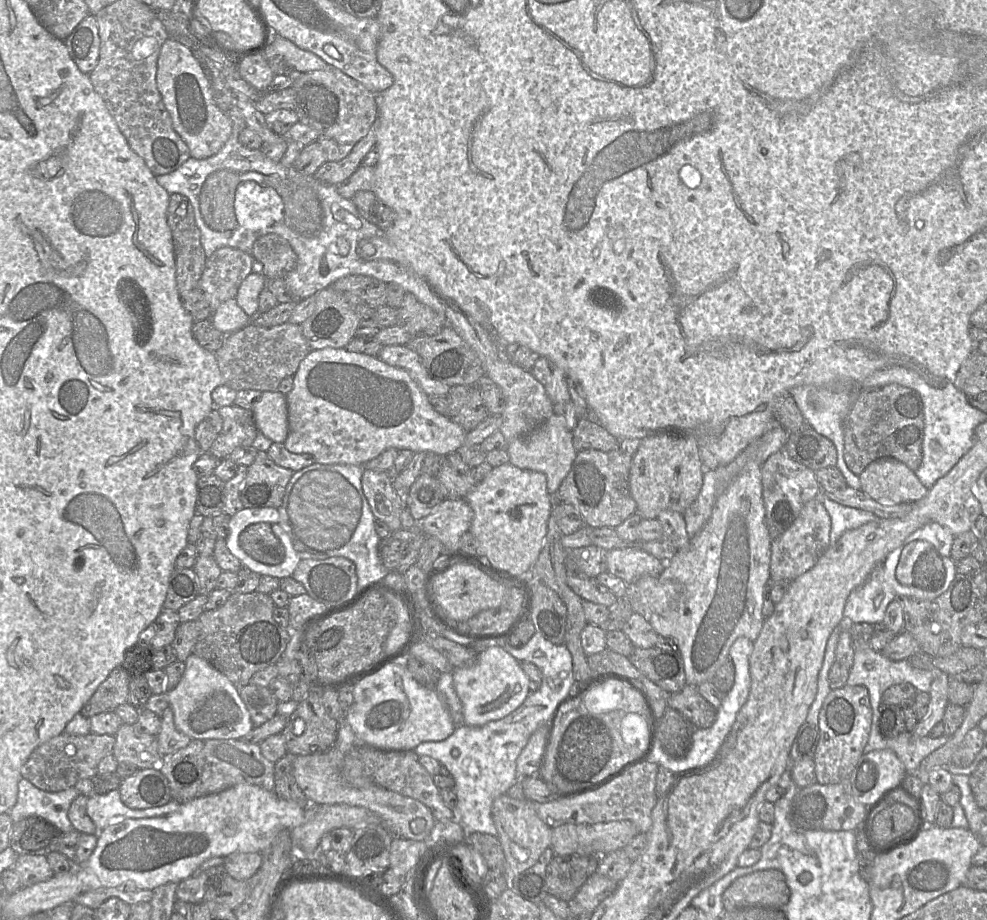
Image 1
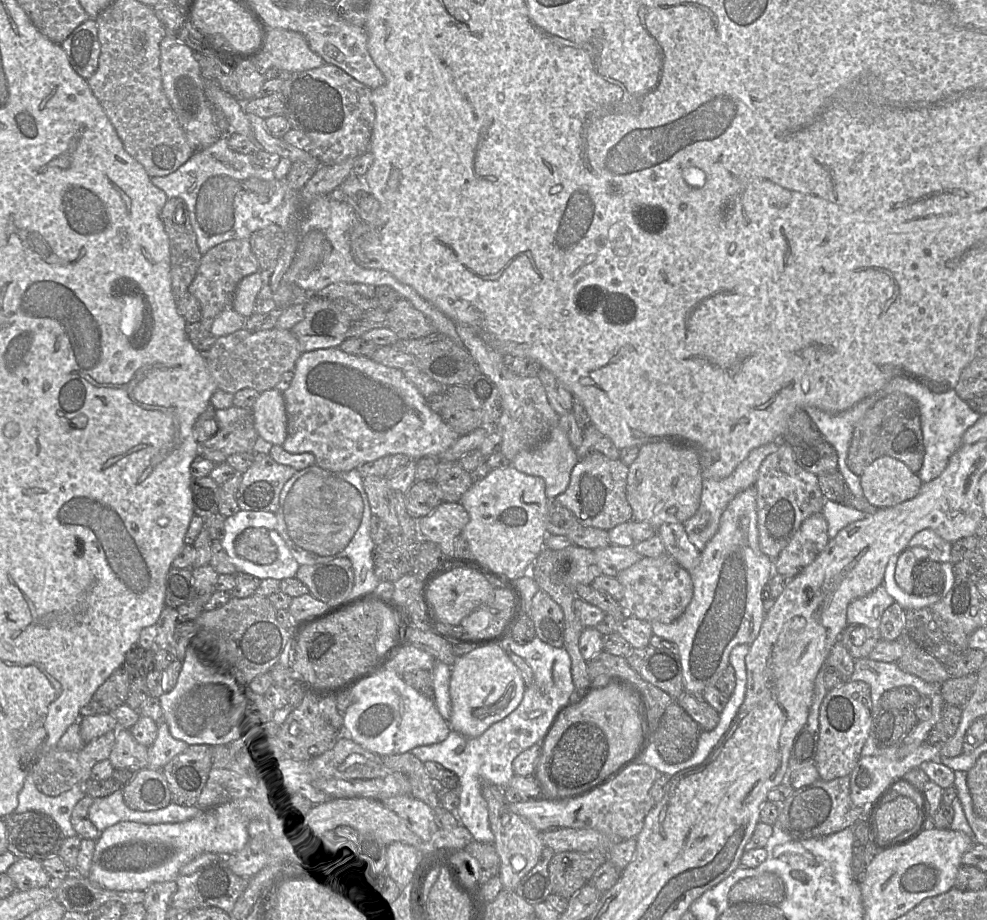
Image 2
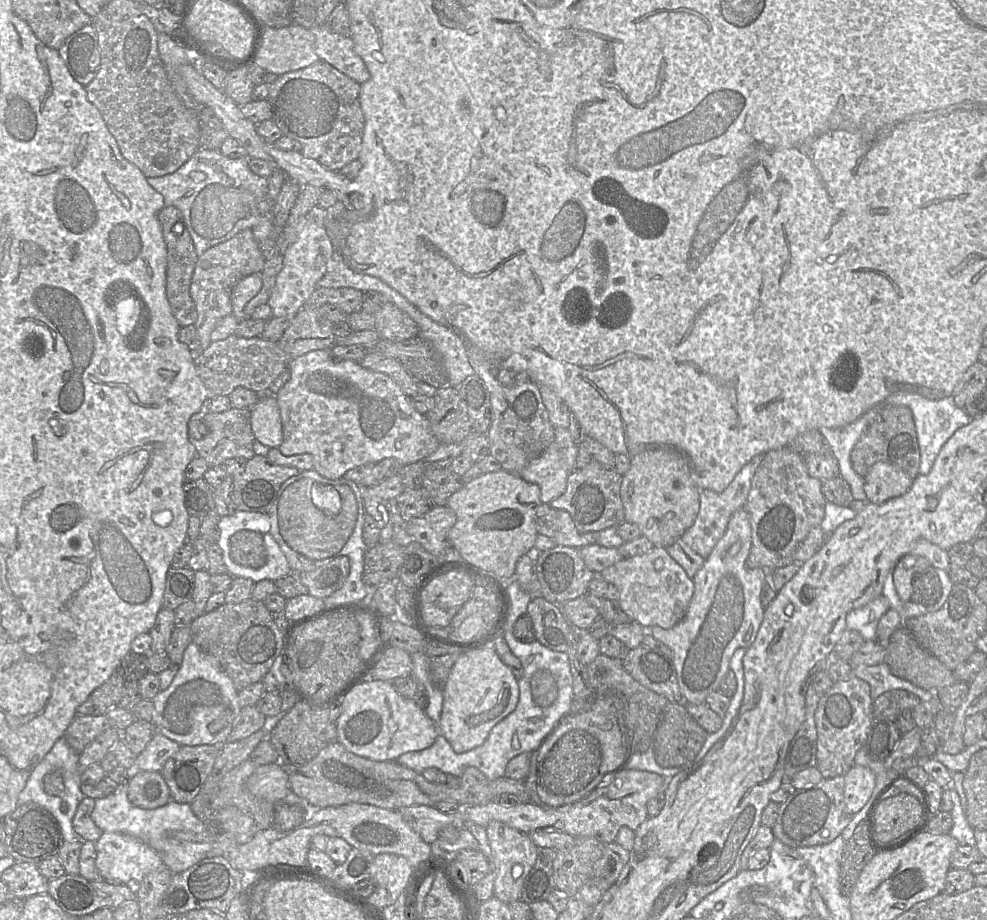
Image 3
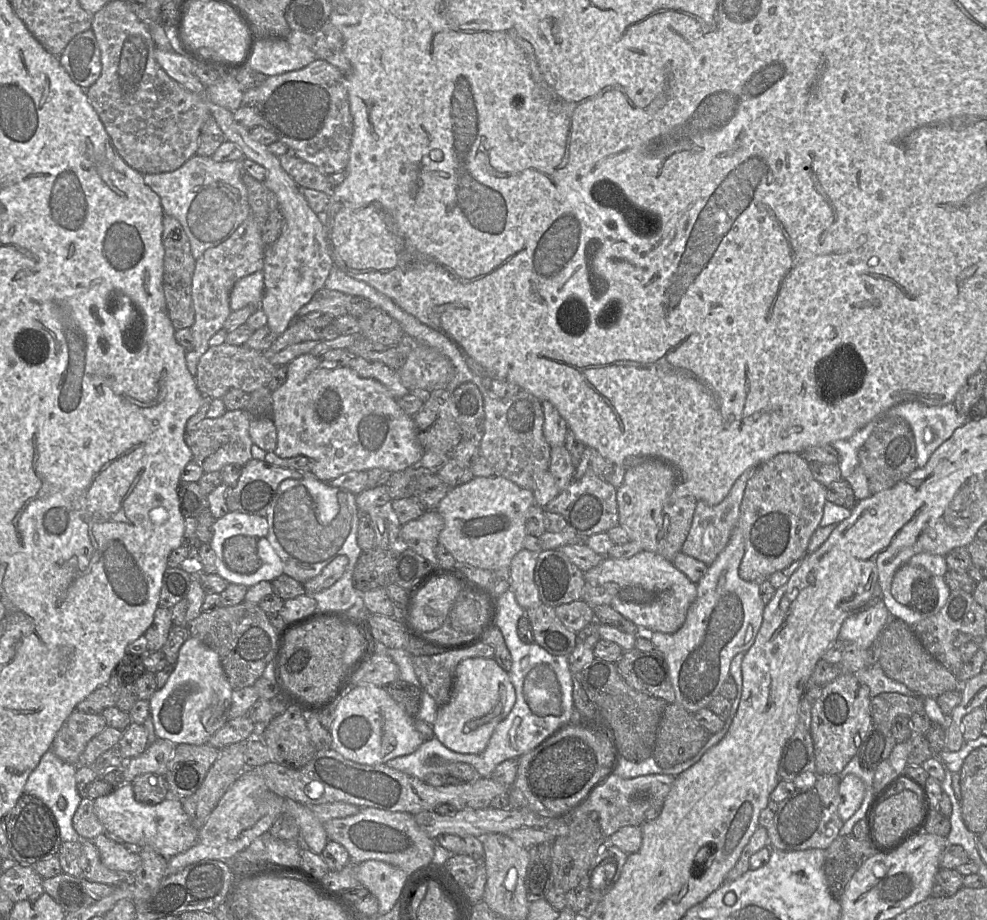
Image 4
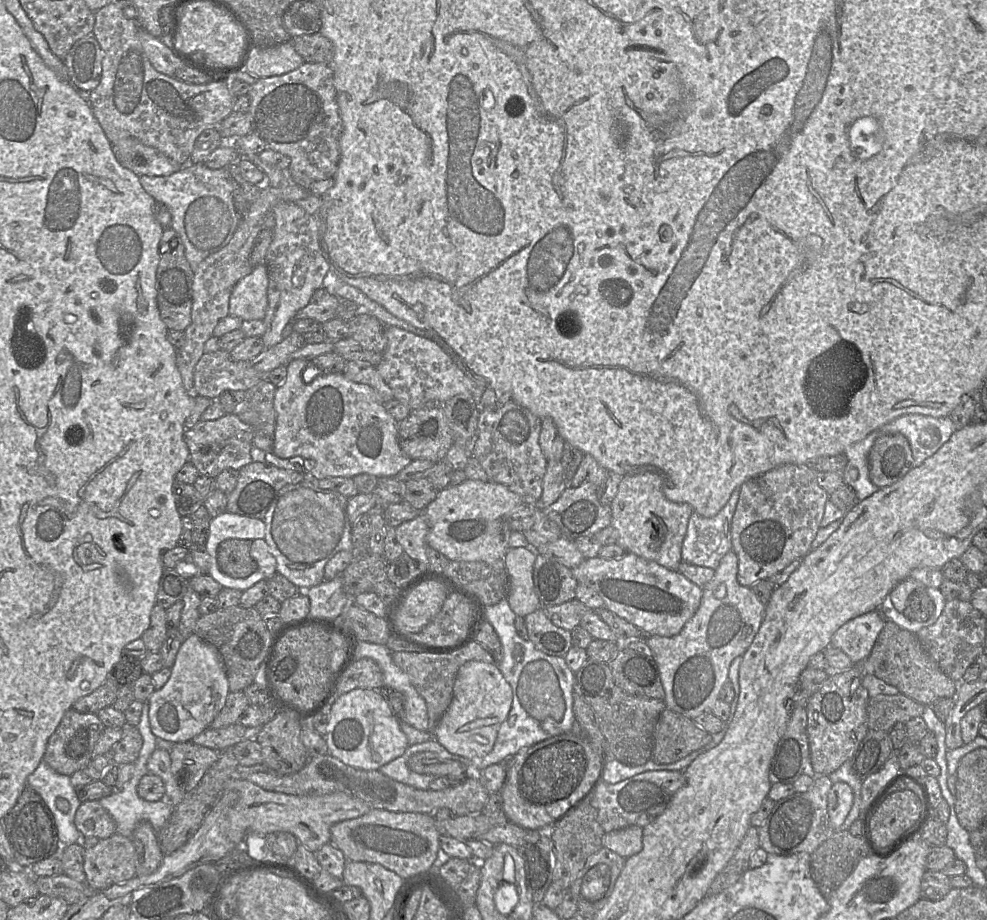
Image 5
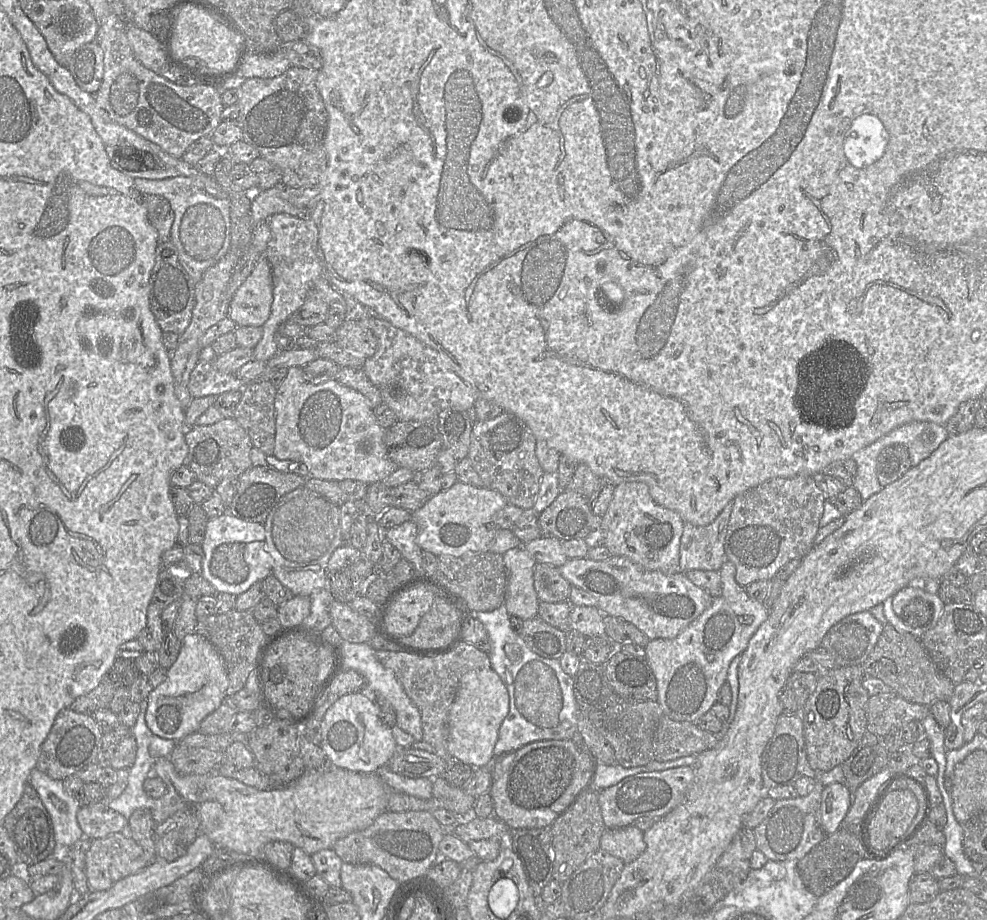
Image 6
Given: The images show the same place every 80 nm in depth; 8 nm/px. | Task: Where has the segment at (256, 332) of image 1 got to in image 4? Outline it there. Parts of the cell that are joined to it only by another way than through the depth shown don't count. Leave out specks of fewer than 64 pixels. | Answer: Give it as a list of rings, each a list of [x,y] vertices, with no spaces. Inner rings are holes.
[[[223,343],[210,346],[202,355],[197,367],[195,383],[203,397],[222,398],[230,389],[240,389],[248,394],[267,386],[274,371],[278,368],[271,364],[263,354],[246,345],[229,345]]]

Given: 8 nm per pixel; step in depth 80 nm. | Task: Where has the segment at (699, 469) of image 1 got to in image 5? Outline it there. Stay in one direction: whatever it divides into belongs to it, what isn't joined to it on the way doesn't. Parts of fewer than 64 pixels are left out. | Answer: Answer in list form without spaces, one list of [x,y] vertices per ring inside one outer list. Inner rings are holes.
[[[655,472],[623,476],[610,504],[611,526],[618,531],[616,544],[626,553],[634,553],[669,570],[677,570],[682,562],[681,549],[688,521],[694,510],[687,503],[668,500],[663,493],[663,484],[662,476]]]

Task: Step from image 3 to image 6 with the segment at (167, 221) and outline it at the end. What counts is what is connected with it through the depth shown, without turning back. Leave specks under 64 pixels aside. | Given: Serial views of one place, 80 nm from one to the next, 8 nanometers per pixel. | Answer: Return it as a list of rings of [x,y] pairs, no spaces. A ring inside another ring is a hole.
[[[170,240],[159,243],[156,248],[155,264],[151,271],[149,303],[156,323],[162,332],[183,334],[189,326],[195,306],[195,285],[182,268],[175,246]]]

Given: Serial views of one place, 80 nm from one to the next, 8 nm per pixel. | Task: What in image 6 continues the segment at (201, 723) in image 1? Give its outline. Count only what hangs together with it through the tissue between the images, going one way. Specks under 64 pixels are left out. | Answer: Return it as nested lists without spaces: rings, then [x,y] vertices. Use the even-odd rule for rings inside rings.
[[[191,633],[184,637],[178,657],[167,671],[167,678],[152,689],[147,700],[146,724],[154,735],[179,741],[186,735],[197,732],[201,722],[214,712],[226,697],[229,679],[226,666],[215,647],[202,635]]]

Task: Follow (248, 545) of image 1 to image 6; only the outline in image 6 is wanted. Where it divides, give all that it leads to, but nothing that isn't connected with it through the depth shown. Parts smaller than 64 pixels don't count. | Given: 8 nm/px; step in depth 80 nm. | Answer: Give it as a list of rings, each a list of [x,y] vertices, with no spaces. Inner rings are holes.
[[[232,542],[220,546],[213,552],[209,562],[209,574],[225,585],[238,585],[249,573],[244,560],[245,543]]]

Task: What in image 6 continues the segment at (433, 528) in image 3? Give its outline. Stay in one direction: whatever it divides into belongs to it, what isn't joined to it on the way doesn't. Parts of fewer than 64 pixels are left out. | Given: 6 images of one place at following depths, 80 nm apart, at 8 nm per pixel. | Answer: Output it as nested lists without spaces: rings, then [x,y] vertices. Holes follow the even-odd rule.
[[[408,520],[399,526],[384,530],[384,539],[396,547],[402,558],[408,560],[413,567],[412,577],[422,576],[424,573],[422,562],[422,549],[416,543],[417,525]]]

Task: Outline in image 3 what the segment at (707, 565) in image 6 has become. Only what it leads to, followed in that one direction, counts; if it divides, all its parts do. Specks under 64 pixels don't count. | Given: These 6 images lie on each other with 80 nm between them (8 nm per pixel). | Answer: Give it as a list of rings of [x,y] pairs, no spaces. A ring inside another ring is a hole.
[[[764,454],[753,457],[735,475],[729,486],[722,492],[717,493],[709,489],[700,490],[700,508],[694,523],[682,535],[682,540],[702,558],[706,559],[717,542],[724,535],[732,514],[744,507],[747,496],[751,489],[752,478],[762,462]]]

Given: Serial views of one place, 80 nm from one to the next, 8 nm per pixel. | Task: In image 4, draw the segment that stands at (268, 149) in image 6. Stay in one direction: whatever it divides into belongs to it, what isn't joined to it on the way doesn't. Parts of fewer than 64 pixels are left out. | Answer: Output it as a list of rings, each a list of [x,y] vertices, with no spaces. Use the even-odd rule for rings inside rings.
[[[316,59],[302,69],[269,76],[258,88],[259,97],[255,107],[260,115],[260,125],[275,133],[278,141],[292,149],[296,157],[315,165],[325,175],[346,169],[354,126],[347,77],[337,67],[326,60]]]

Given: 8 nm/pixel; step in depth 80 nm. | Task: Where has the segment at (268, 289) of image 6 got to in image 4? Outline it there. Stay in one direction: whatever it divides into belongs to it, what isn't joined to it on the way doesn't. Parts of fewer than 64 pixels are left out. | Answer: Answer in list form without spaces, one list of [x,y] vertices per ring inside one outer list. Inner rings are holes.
[[[257,271],[238,280],[230,293],[231,311],[259,306],[264,294],[264,272]]]

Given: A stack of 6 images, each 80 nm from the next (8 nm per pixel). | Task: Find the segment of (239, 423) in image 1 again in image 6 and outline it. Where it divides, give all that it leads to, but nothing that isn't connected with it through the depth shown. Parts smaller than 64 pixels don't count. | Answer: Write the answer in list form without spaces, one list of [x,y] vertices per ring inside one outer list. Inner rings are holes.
[[[222,418],[211,425],[185,429],[188,454],[185,464],[194,472],[198,481],[215,488],[225,478],[239,478],[252,467],[250,450],[252,441],[244,428],[234,418]]]

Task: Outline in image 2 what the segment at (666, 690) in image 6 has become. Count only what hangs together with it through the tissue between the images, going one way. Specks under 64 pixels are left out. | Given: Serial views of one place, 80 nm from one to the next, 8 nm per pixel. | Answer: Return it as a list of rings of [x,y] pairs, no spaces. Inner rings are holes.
[[[753,485],[736,495],[721,515],[716,534],[701,551],[699,565],[690,571],[693,596],[684,613],[669,624],[651,622],[654,635],[676,644],[682,666],[684,689],[695,695],[701,695],[706,687],[714,686],[723,670],[730,665],[730,652],[736,645],[751,645],[754,642],[766,614],[762,590],[774,573],[774,564],[759,547],[756,496],[756,487]]]

